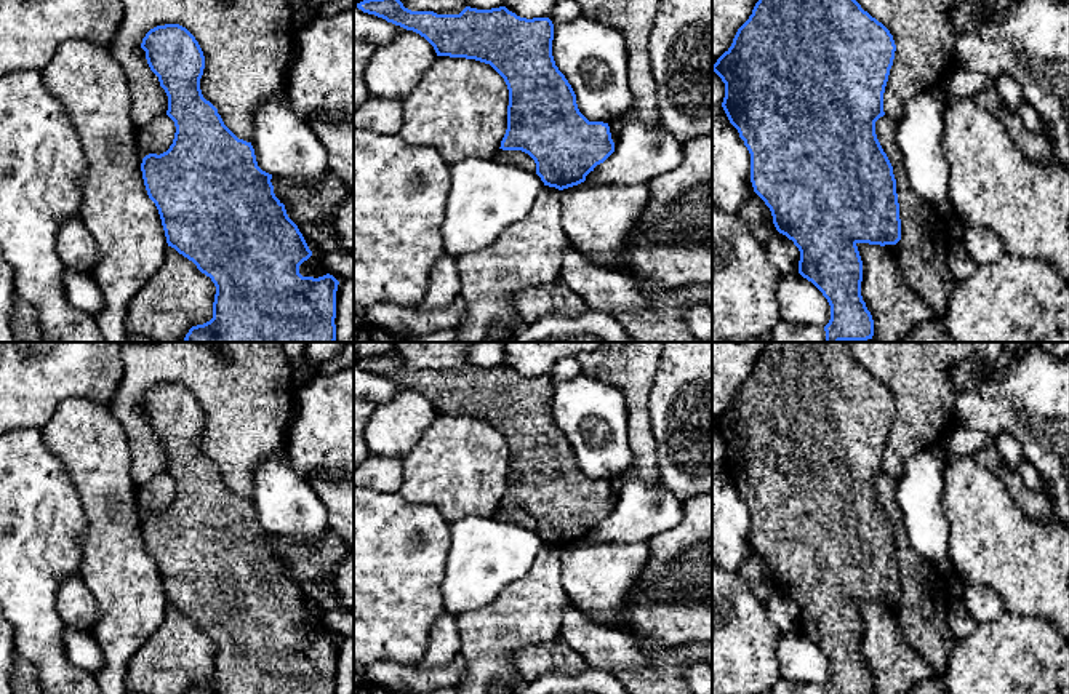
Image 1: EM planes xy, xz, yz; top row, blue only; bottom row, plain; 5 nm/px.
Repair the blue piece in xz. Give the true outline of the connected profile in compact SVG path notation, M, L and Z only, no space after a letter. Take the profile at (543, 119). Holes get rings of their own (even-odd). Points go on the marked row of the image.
M363 0L357 8L419 34L434 46L437 56L490 64L509 90L507 130L499 149L528 154L544 185L559 190L578 185L615 152L608 123L589 122L579 112L571 85L555 66L554 24L549 18L520 18L506 6L491 10L466 6L459 14L437 14L411 11L400 0Z

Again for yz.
M759 0L749 19L738 29L731 46L712 66L712 70L725 83L722 107L751 154L751 182L754 192L770 208L776 230L792 240L799 248L799 273L811 281L831 305L831 320L824 326L826 342L872 339L874 320L861 296L863 261L856 245L869 243L885 246L896 245L901 240L896 179L893 166L875 134L875 122L885 115L883 93L895 51L896 45L890 30L864 11L856 0Z

